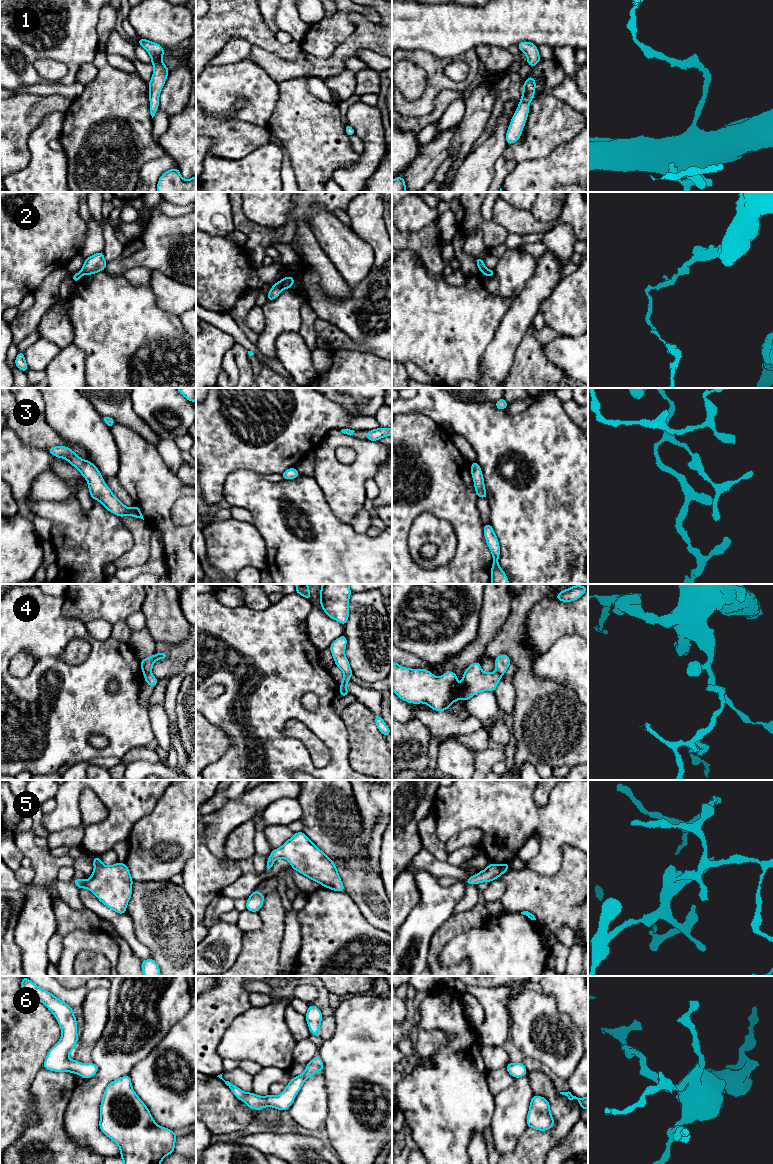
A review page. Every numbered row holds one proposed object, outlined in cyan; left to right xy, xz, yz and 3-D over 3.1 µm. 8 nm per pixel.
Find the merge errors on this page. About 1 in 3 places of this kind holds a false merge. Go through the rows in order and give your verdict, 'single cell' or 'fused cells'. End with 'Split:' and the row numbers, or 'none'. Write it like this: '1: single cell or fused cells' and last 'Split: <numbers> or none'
1: single cell
2: fused cells
3: single cell
4: fused cells
5: single cell
6: single cell
Split: 2, 4

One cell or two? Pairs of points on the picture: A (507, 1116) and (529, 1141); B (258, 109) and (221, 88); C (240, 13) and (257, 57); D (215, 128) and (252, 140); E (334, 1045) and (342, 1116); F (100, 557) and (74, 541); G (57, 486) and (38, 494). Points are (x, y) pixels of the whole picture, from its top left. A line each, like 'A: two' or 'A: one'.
A: two
B: one
C: two
D: one
E: one
F: one
G: one

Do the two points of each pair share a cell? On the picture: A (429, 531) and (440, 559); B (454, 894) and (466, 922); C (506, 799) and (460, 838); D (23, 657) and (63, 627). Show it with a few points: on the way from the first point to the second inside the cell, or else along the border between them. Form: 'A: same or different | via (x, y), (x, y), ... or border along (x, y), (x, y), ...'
A: same | via (436, 538), (441, 543), (441, 552)
B: different | border along (452, 913), (436, 930)
C: different | border along (483, 832), (477, 828), (465, 828), (450, 837)
D: different | border along (24, 649), (35, 658), (35, 663), (27, 675)

